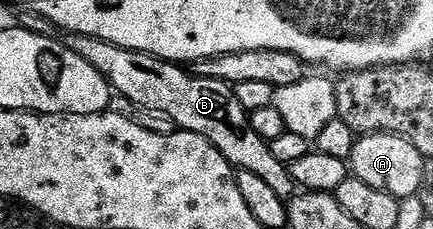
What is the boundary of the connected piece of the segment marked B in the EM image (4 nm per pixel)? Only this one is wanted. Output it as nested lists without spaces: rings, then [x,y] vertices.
[[[70,33],[64,38],[65,46],[77,55],[83,55],[87,63],[109,78],[114,90],[121,93],[133,105],[141,109],[150,109],[153,113],[162,113],[174,121],[178,130],[194,133],[207,139],[229,160],[237,171],[251,171],[251,175],[259,175],[264,179],[275,195],[286,199],[294,196],[295,186],[289,166],[280,161],[272,153],[270,142],[255,135],[255,127],[251,127],[249,110],[239,103],[234,86],[226,81],[199,77],[196,72],[187,70],[175,61],[164,61],[150,53],[131,51],[123,47],[115,47],[106,41],[100,41],[87,35]]]

